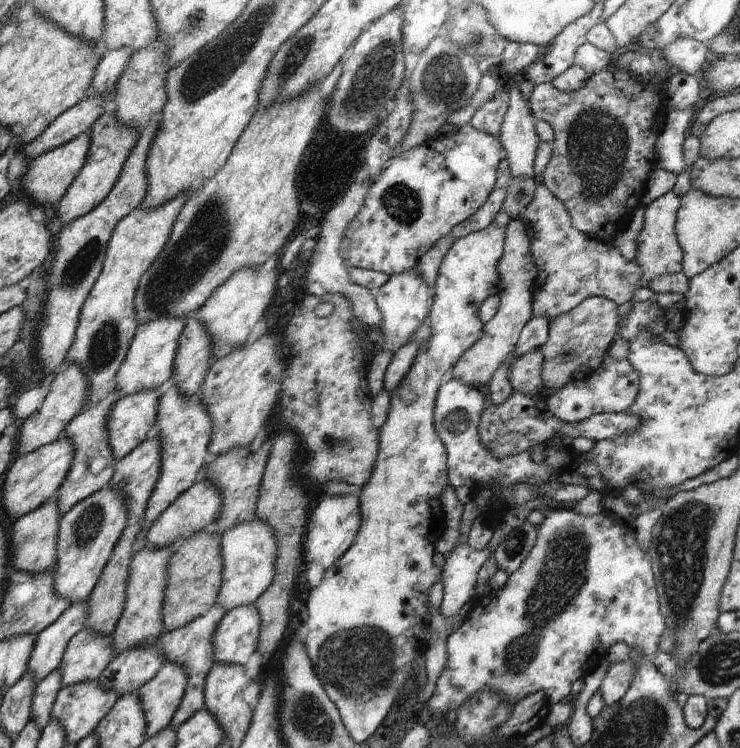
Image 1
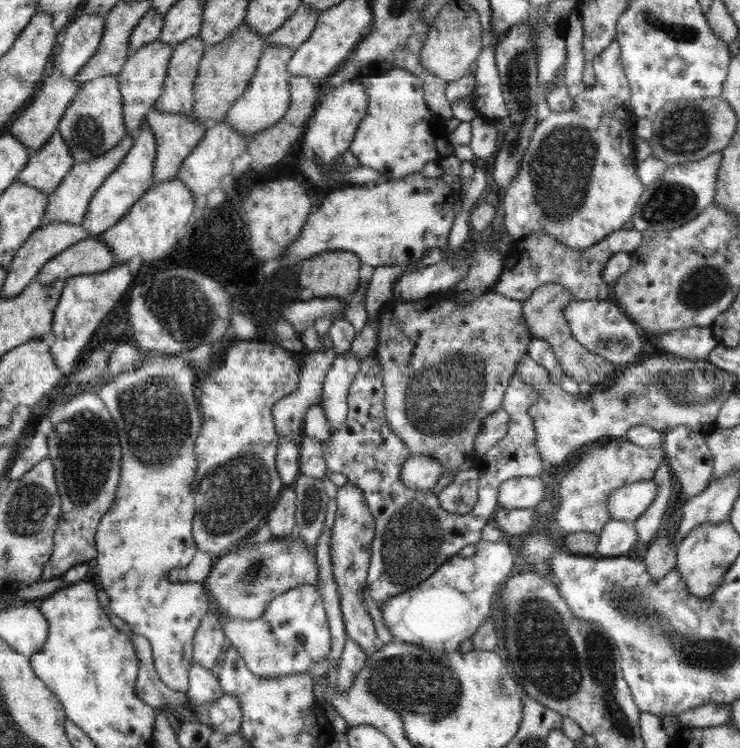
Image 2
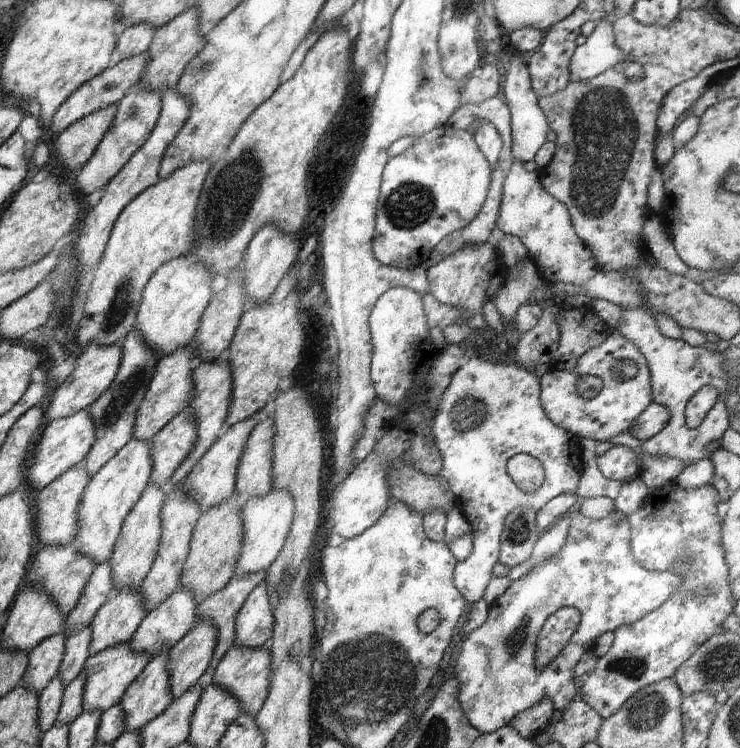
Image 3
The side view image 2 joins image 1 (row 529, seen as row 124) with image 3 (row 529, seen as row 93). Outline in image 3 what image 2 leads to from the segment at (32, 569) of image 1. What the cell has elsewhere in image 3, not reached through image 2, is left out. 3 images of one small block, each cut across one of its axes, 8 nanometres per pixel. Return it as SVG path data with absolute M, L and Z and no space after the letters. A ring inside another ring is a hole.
M76 466L66 470L62 476L39 493L33 494L33 505L36 505L38 510L35 525L36 539L44 546L66 546L73 542L78 528L78 505L90 478L84 469Z

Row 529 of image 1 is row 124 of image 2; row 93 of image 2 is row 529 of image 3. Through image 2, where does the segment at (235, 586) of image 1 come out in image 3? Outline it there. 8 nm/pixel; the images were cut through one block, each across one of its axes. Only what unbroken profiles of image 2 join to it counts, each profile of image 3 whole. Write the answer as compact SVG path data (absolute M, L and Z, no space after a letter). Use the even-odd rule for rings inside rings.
M286 490L270 491L262 498L249 498L241 508L242 550L234 568L234 577L249 575L254 572L267 571L284 544L293 521L294 501Z

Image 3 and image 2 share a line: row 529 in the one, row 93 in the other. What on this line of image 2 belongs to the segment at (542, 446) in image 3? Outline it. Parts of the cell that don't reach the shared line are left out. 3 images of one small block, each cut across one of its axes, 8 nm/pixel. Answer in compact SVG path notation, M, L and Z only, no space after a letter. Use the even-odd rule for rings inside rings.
M500 40L486 45L475 60L477 70L474 78L476 80L473 94L476 98L475 110L480 112L482 117L498 120L508 116L508 107L501 91L501 79L494 59L494 48Z

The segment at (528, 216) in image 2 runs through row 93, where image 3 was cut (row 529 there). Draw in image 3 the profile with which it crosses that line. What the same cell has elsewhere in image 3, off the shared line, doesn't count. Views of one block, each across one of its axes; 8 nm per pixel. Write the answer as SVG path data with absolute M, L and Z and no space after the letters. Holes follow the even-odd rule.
M617 509L610 512L604 520L590 520L576 512L576 516L570 520L570 530L562 550L544 564L532 568L526 576L511 581L505 593L489 605L486 621L480 628L474 629L464 641L454 668L456 680L459 680L460 708L466 714L469 724L477 728L478 732L496 732L510 724L514 716L536 706L542 699L550 699L555 710L564 711L576 695L574 667L583 654L593 650L596 638L608 631L614 632L622 624L632 624L640 620L682 589L684 578L680 575L668 571L652 572L637 564L632 556L630 537L628 517ZM564 607L574 607L580 611L580 624L570 637L570 642L550 662L550 666L538 670L534 666L538 634L546 619Z

